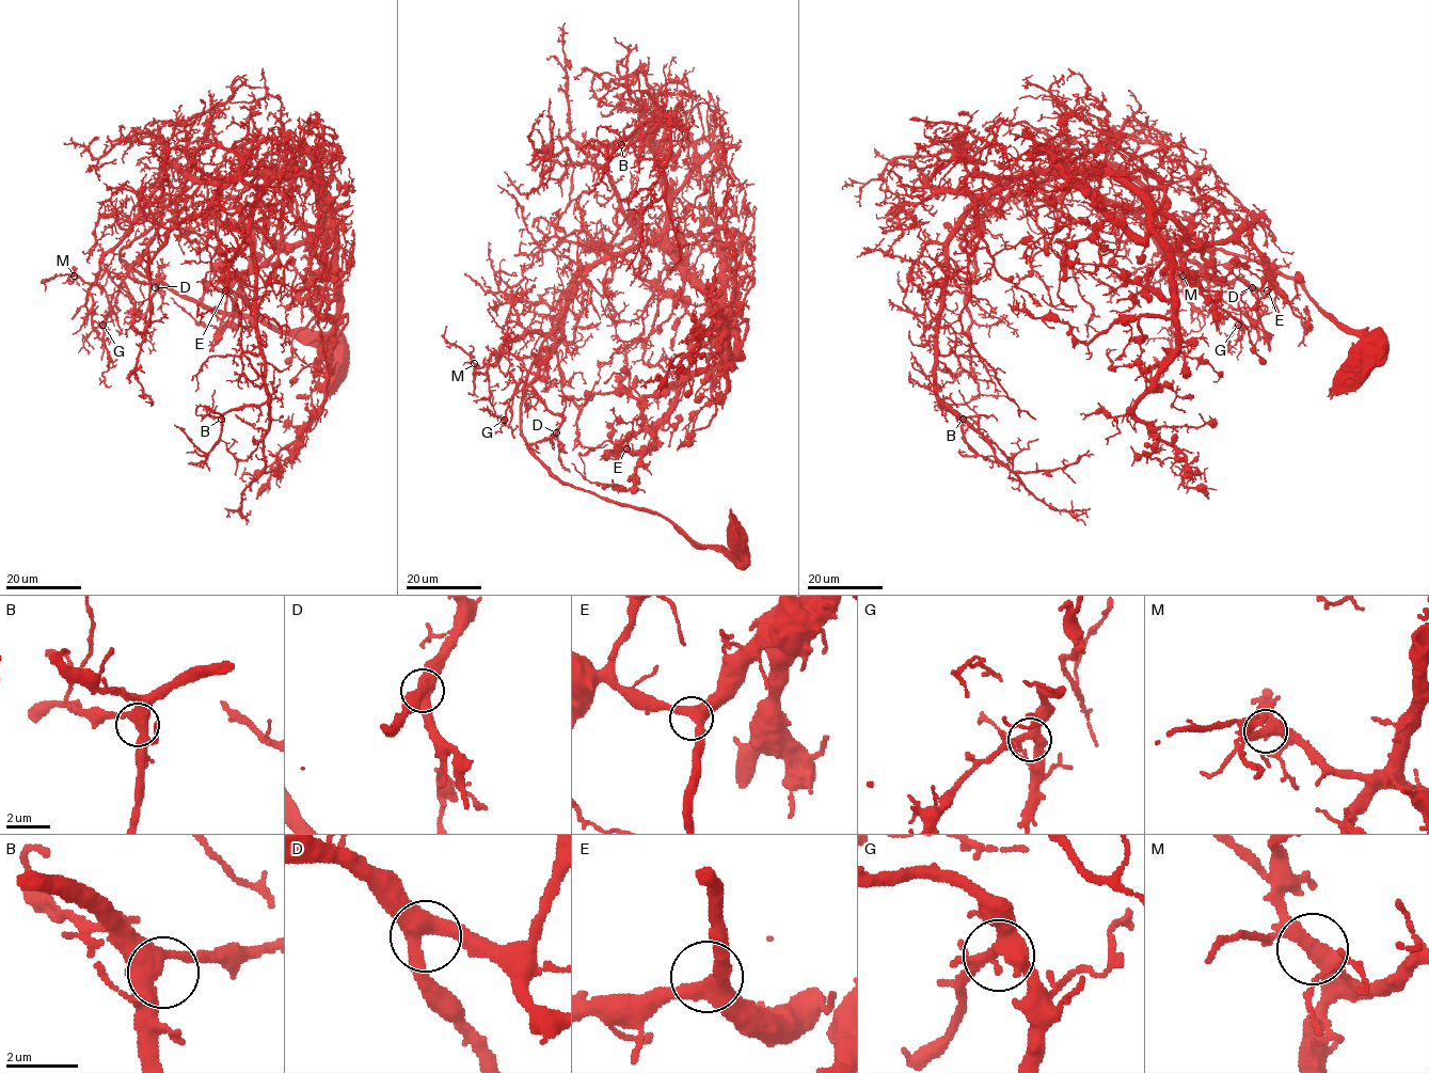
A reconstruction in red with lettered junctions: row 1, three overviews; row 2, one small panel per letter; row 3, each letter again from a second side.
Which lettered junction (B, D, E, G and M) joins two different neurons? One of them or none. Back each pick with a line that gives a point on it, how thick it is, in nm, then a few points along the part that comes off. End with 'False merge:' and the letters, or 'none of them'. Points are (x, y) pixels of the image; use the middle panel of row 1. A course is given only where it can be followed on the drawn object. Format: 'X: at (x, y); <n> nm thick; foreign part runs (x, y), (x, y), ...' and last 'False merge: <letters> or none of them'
False merge: none of them

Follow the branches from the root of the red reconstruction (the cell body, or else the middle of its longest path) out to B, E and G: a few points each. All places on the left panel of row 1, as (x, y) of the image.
B: (336, 363), (334, 340), (201, 305), (121, 258), (194, 183), (266, 175), (250, 243), (268, 398), (221, 419)
E: (336, 363), (334, 340), (121, 258), (194, 183), (300, 173), (322, 225), (255, 229), (225, 290)
G: (336, 363), (334, 340), (201, 305), (121, 258), (192, 184), (175, 167), (155, 238), (102, 325)

